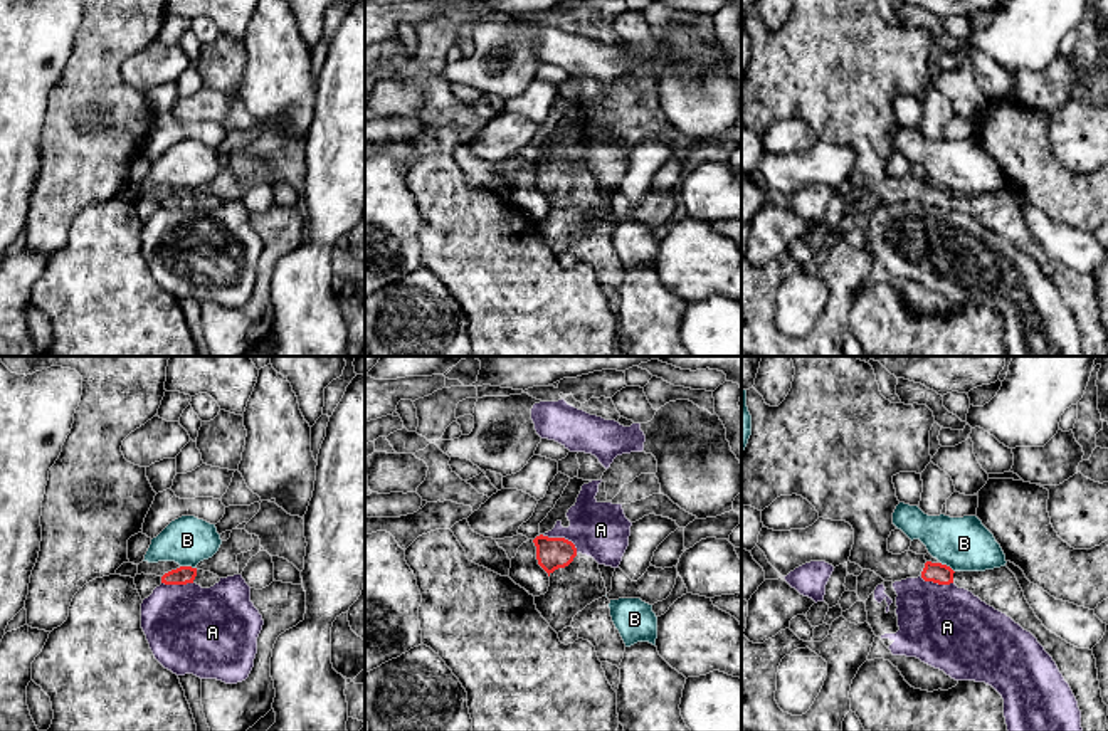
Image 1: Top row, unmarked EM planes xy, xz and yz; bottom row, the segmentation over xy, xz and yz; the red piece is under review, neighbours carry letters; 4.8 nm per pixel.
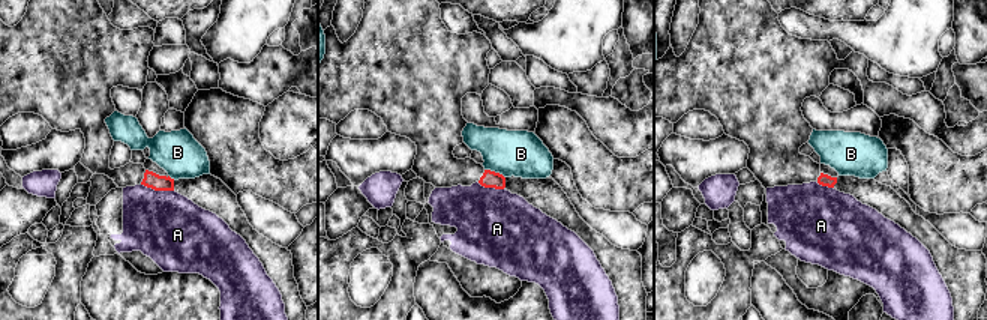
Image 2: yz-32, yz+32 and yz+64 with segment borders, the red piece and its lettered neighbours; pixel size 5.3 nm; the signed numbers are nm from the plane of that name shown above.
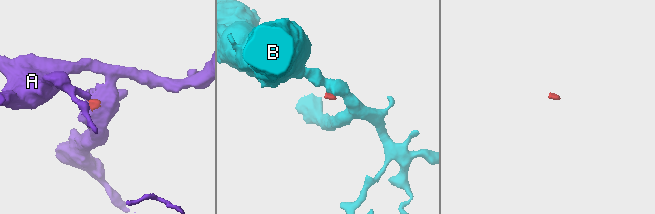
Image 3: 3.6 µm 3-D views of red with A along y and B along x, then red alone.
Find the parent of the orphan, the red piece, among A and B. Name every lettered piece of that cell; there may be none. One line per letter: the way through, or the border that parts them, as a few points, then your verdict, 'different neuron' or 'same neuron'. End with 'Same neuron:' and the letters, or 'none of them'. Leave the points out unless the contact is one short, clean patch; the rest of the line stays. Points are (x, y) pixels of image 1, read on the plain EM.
A: along xz (542, 158), (567, 162), (577, 175) | different neuron
B: along xy (180, 189), (195, 192) | different neuron
Same neuron: none of them

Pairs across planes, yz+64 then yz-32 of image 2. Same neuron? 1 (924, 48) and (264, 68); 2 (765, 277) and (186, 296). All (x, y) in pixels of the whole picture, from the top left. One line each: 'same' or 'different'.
1: different
2: same

